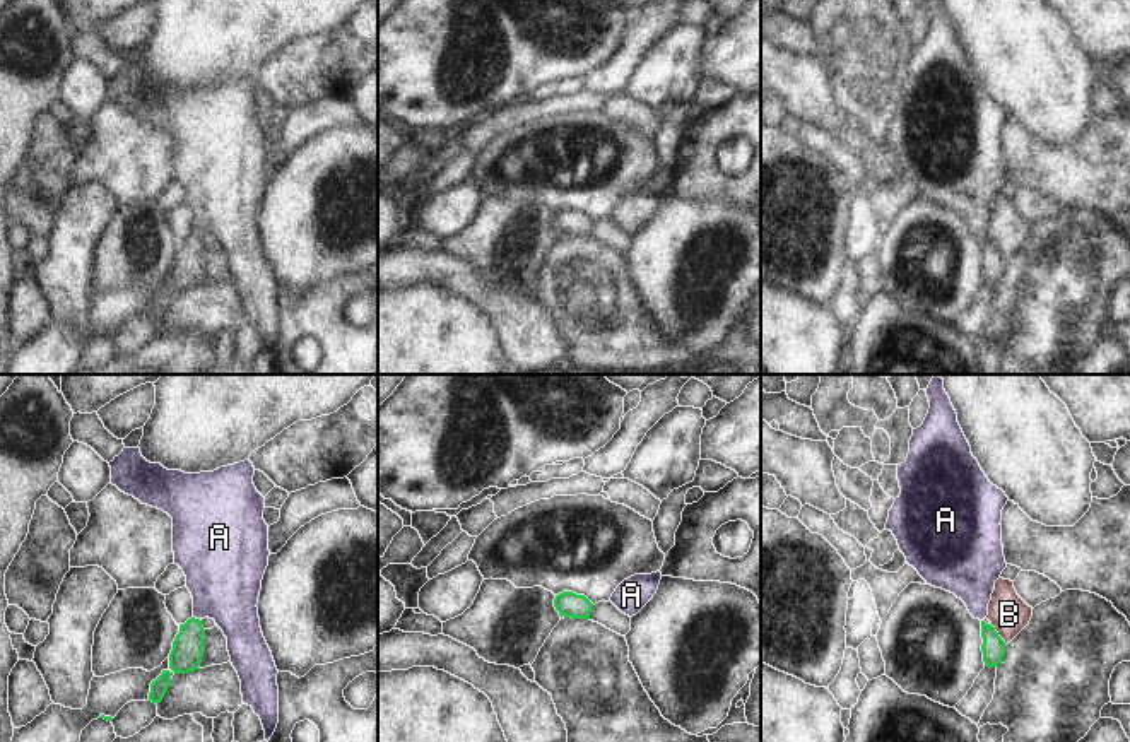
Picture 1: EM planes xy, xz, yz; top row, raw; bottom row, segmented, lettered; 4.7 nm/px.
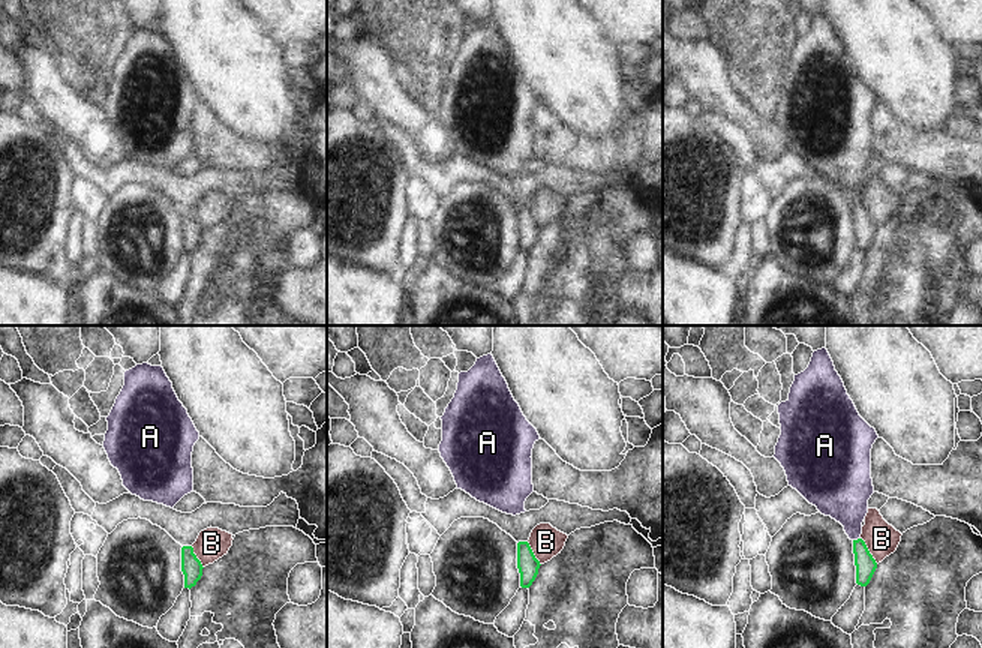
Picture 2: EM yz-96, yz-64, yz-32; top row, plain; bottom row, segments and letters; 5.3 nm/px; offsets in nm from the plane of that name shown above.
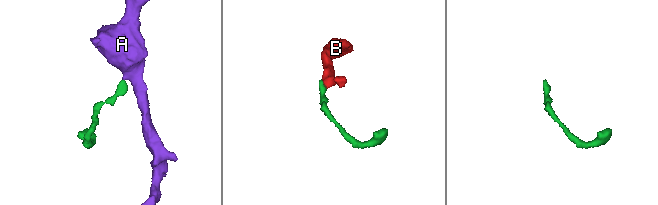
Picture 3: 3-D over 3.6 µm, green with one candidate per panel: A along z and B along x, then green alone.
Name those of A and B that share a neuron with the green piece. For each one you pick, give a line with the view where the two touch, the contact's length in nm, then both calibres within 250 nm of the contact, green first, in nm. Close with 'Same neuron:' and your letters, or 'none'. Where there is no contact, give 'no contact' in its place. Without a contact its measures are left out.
A: contact in xy; length 40 nm; calibres 150 and 360 nm
Same neuron: A

